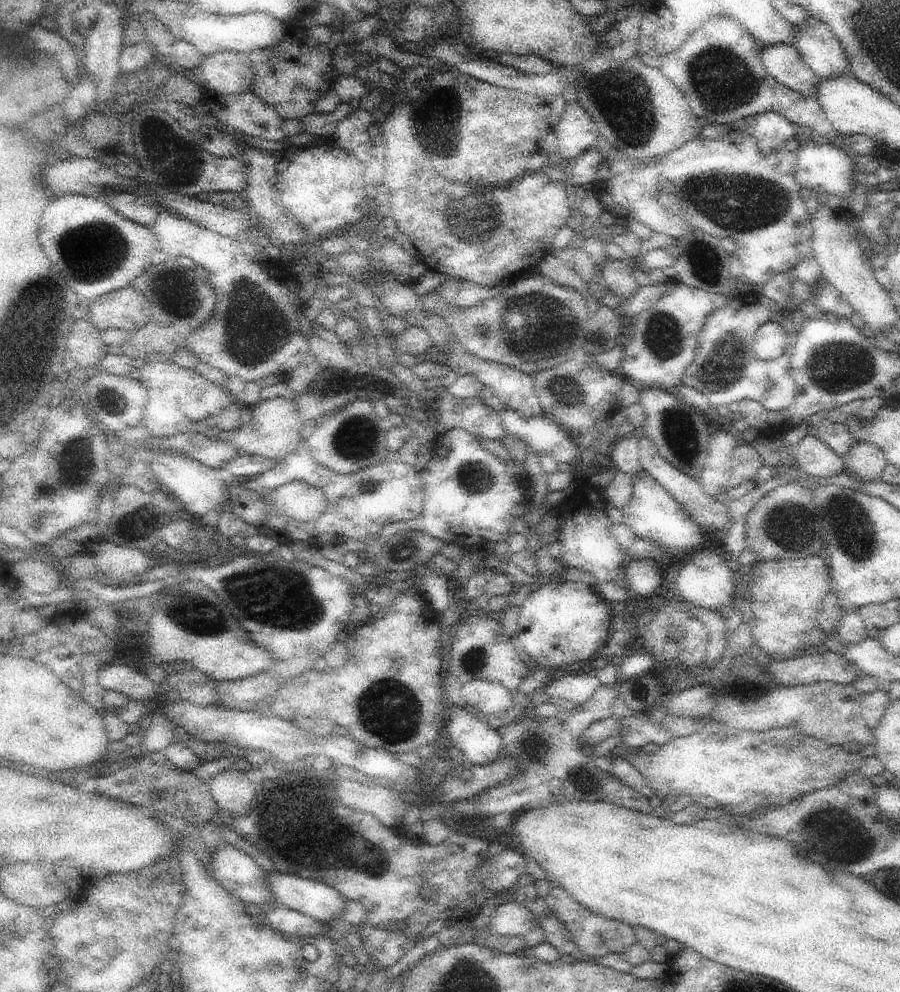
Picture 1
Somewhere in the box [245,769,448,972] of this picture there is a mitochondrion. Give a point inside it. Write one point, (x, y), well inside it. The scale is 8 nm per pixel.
(357, 853)

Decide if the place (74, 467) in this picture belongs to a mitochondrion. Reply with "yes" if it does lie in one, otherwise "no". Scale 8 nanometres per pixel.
yes

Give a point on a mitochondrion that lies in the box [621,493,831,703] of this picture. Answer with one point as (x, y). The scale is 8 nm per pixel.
(788, 526)

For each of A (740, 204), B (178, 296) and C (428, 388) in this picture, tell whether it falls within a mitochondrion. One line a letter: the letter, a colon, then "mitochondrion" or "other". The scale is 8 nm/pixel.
A: mitochondrion
B: mitochondrion
C: other

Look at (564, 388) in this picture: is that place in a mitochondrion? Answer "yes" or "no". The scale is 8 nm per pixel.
yes

